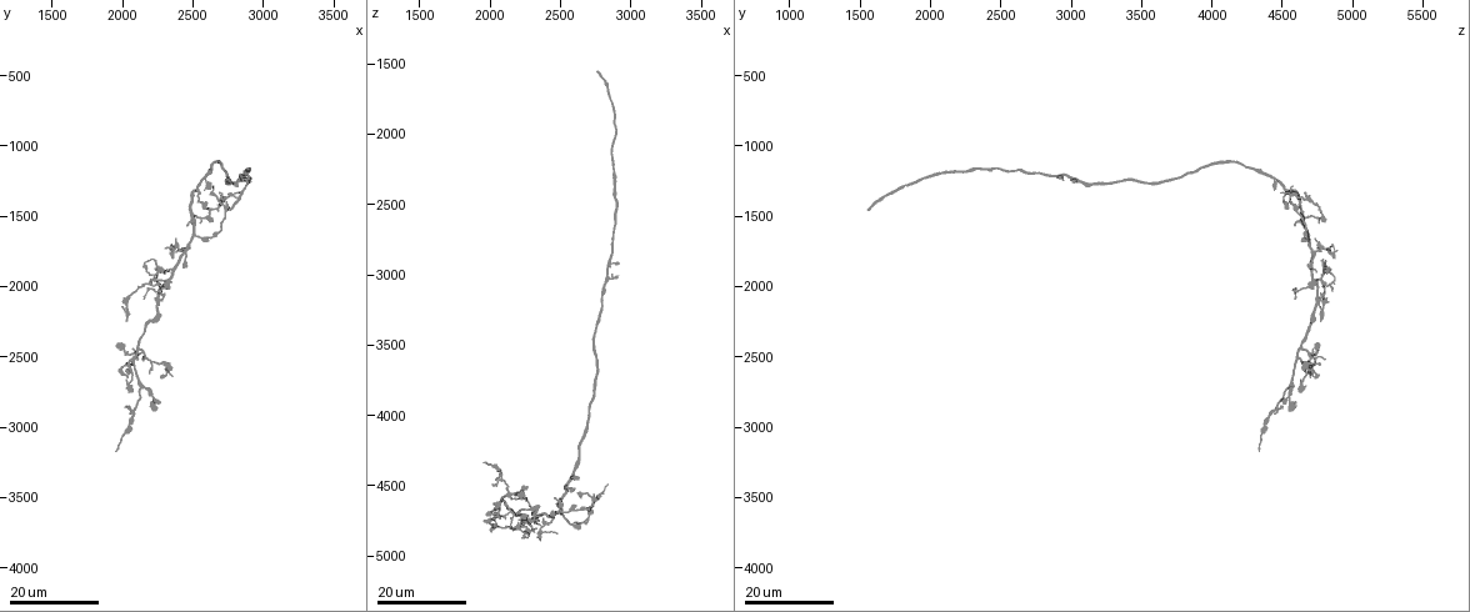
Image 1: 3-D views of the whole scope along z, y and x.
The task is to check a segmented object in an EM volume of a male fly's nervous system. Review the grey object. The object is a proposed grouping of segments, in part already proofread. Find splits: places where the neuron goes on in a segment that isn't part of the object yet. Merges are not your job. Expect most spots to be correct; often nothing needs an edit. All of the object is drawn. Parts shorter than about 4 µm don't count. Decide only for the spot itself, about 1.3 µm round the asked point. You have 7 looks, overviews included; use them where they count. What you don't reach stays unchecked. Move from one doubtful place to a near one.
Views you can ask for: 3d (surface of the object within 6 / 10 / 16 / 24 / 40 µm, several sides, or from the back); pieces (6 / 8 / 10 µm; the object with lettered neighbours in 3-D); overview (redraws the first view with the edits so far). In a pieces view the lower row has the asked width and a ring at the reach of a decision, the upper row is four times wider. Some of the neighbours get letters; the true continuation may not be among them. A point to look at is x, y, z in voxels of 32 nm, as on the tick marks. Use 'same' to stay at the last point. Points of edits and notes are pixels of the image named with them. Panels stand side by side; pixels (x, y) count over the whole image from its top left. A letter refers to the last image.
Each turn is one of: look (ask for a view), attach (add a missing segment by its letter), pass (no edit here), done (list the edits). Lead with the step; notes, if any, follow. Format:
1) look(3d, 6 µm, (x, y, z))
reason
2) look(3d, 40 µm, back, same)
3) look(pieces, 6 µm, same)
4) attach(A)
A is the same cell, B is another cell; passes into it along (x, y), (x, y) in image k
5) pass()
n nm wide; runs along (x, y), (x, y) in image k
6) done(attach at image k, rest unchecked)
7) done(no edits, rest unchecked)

look(3d, 24 µm, (2760, 1460, 1560))
long arm stops here

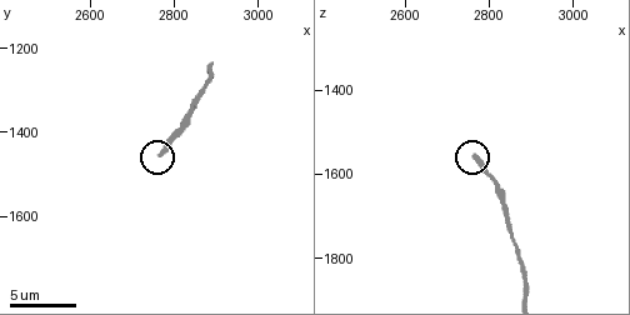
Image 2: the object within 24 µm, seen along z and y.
look(pieces, 10 µm, (2765, 1455, 1560))

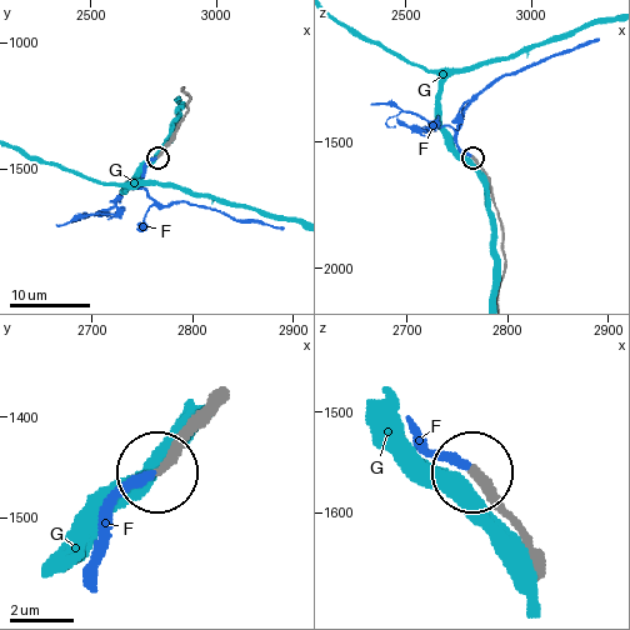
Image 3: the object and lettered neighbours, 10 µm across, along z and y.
attach(F)
F is the same cell, G is another cell; passes into it along (219, 393), (178, 449), (116, 505), (98, 578) in image 3; it goes on there

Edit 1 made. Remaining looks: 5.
look(3d, 16 µm, (2660, 1540, 4820))
branch stops here

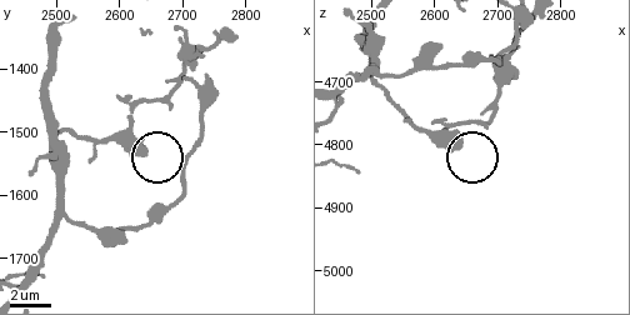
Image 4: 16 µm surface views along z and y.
look(pieces, 8 µm, (2640, 1525, 4805))

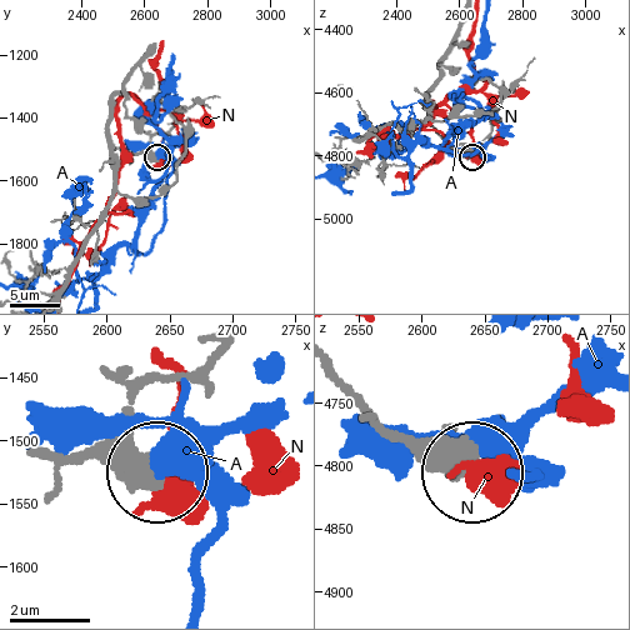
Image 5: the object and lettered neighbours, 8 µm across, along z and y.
pass()
590 nm wide; A and N are other cells; none of them fits

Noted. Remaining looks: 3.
look(3d, 16 µm, (2740, 1420, 4580))
thin end

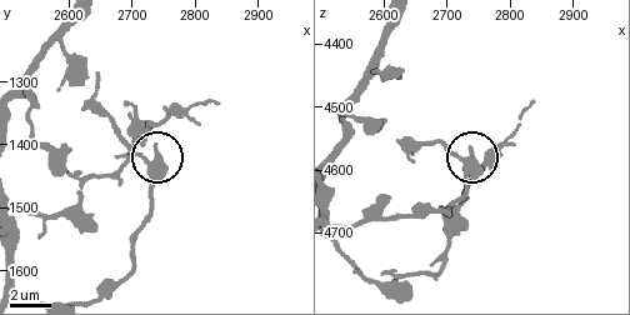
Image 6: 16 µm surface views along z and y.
look(pieces, 8 µm, (2735, 1410, 4570))
what lies round it

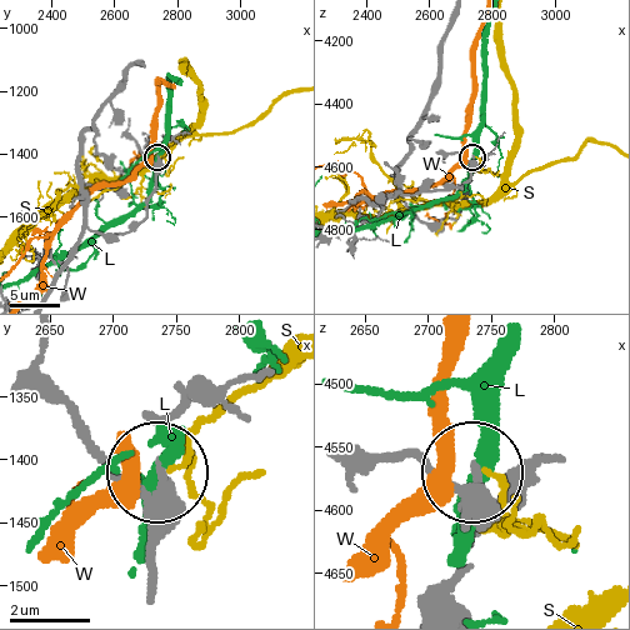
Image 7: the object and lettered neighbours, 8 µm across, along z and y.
pass()
L, S and W are other cells; no lettered segment goes on from it

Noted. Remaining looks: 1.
done(attach at image 3, rest unchecked)

